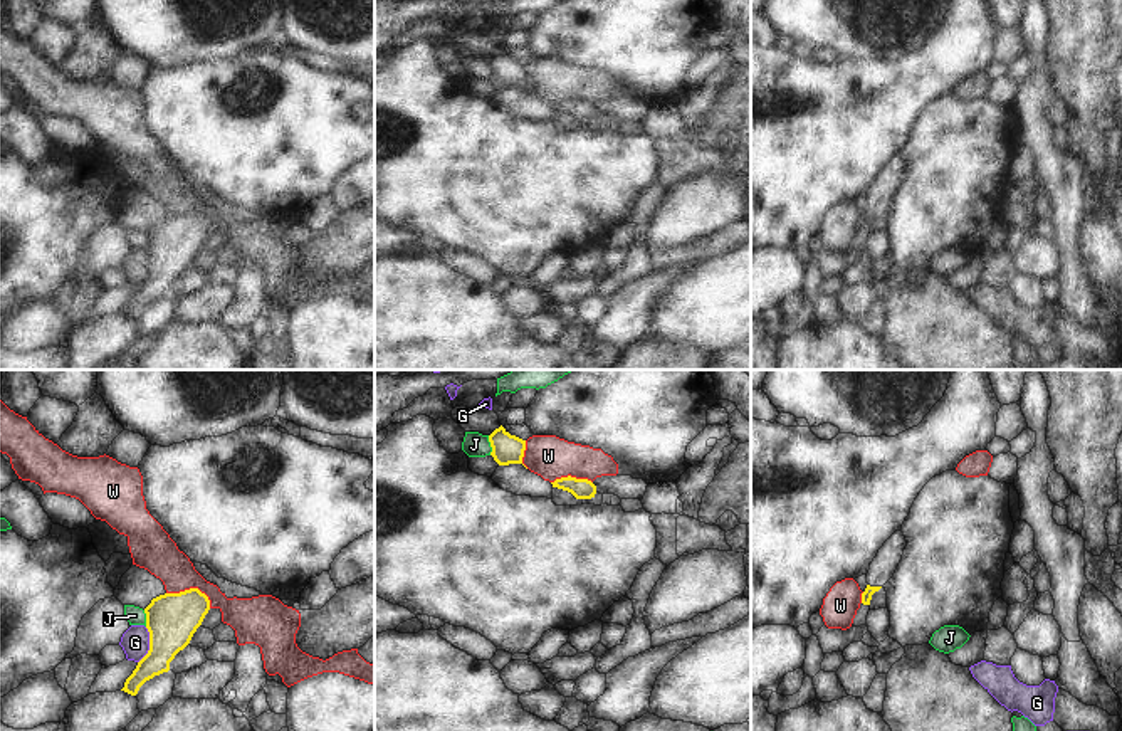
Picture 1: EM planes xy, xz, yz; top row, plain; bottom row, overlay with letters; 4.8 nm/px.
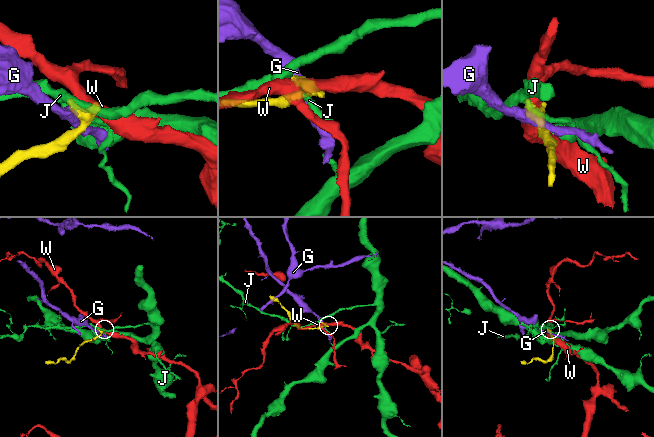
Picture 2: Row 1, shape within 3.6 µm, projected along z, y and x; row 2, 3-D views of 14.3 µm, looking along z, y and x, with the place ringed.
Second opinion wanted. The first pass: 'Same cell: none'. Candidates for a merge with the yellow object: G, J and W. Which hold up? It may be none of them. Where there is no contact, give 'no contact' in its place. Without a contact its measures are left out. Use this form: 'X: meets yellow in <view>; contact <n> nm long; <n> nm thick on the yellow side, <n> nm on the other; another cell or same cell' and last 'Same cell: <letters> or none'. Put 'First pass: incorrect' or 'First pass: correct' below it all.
G: meets yellow in xy; contact 180 nm long; 260 nm thick on the yellow side, 140 nm on the other; another cell
J: meets yellow in xz; contact 100 nm long; 140 nm thick on the yellow side, 120 nm on the other; another cell
W: meets yellow in xy; contact 220 nm long; 260 nm thick on the yellow side, 190 nm on the other; another cell
Same cell: none
First pass: correct

